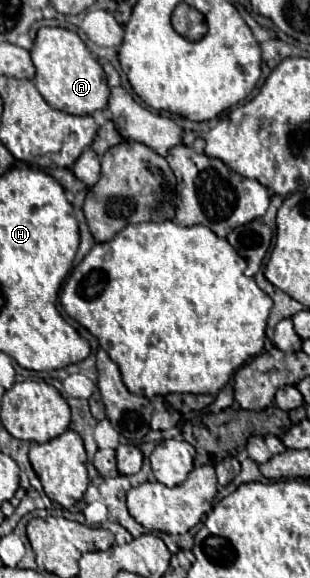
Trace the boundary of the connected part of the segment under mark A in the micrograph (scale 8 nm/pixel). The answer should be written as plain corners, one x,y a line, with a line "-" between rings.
41,28
37,32
31,58
37,68
33,84
51,108
73,116
87,116
107,108
109,86
105,72
75,32
65,28

